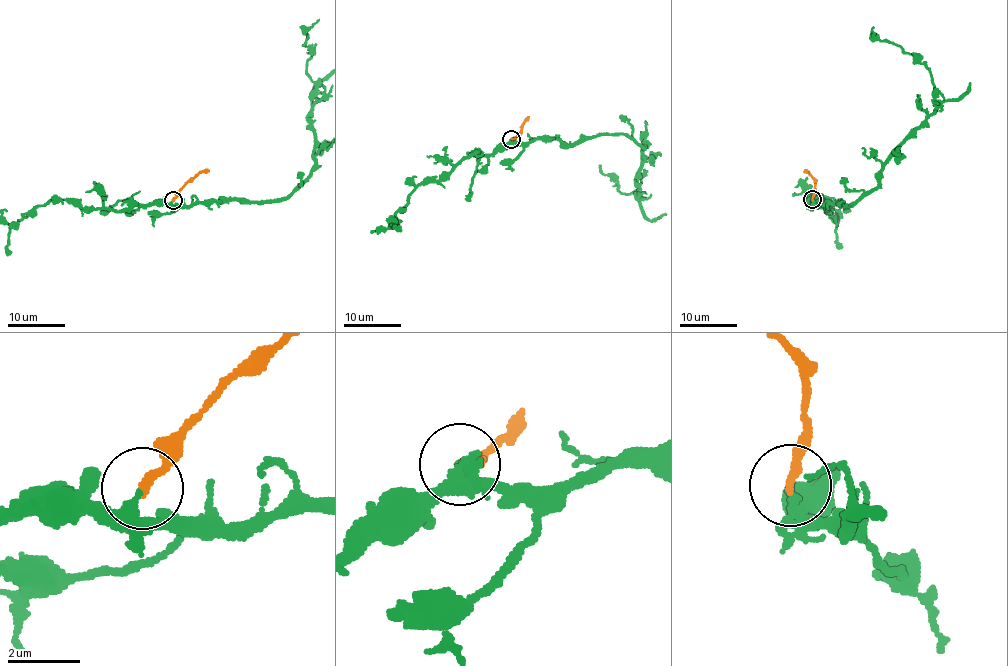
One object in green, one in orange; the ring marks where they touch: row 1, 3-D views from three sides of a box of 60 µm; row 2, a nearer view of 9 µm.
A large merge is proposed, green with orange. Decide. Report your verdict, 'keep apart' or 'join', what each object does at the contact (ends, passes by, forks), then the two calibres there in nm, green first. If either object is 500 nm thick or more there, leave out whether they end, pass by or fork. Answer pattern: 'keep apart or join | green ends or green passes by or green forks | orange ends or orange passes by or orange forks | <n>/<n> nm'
join | green ends | orange ends | 240/240 nm

